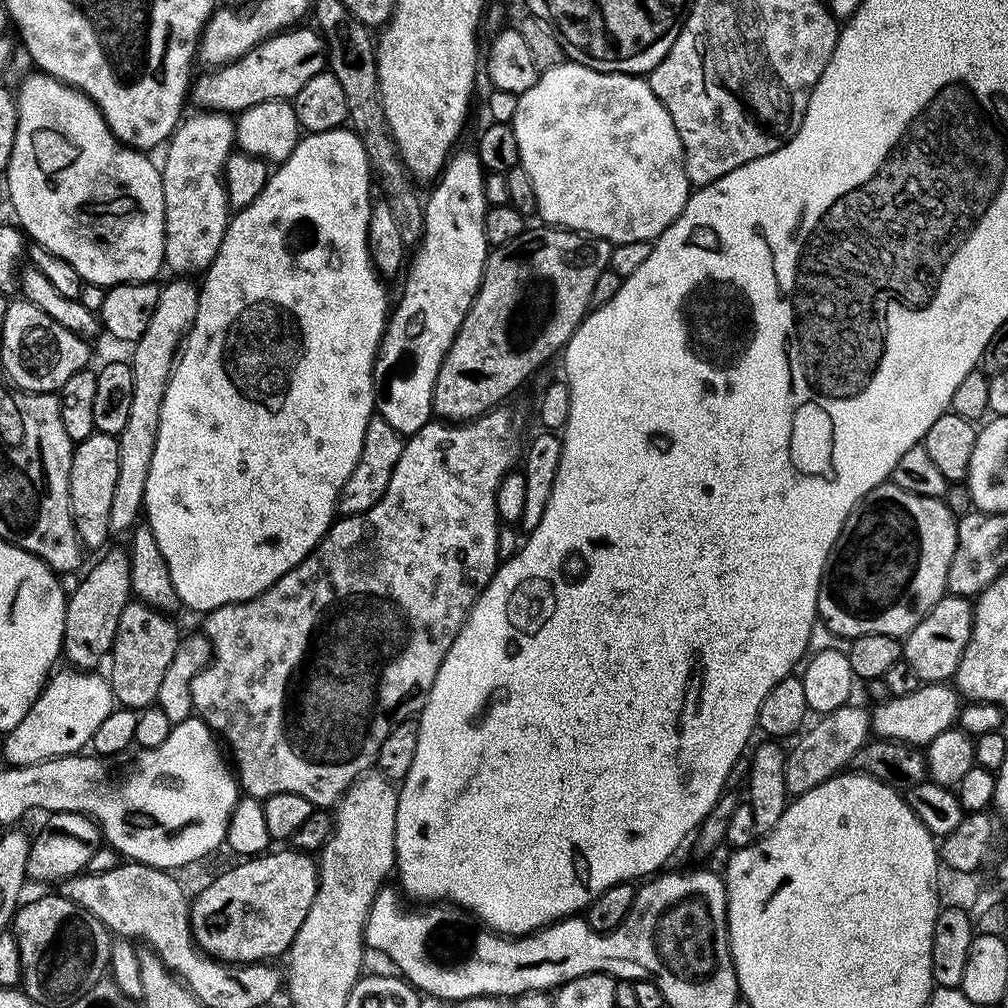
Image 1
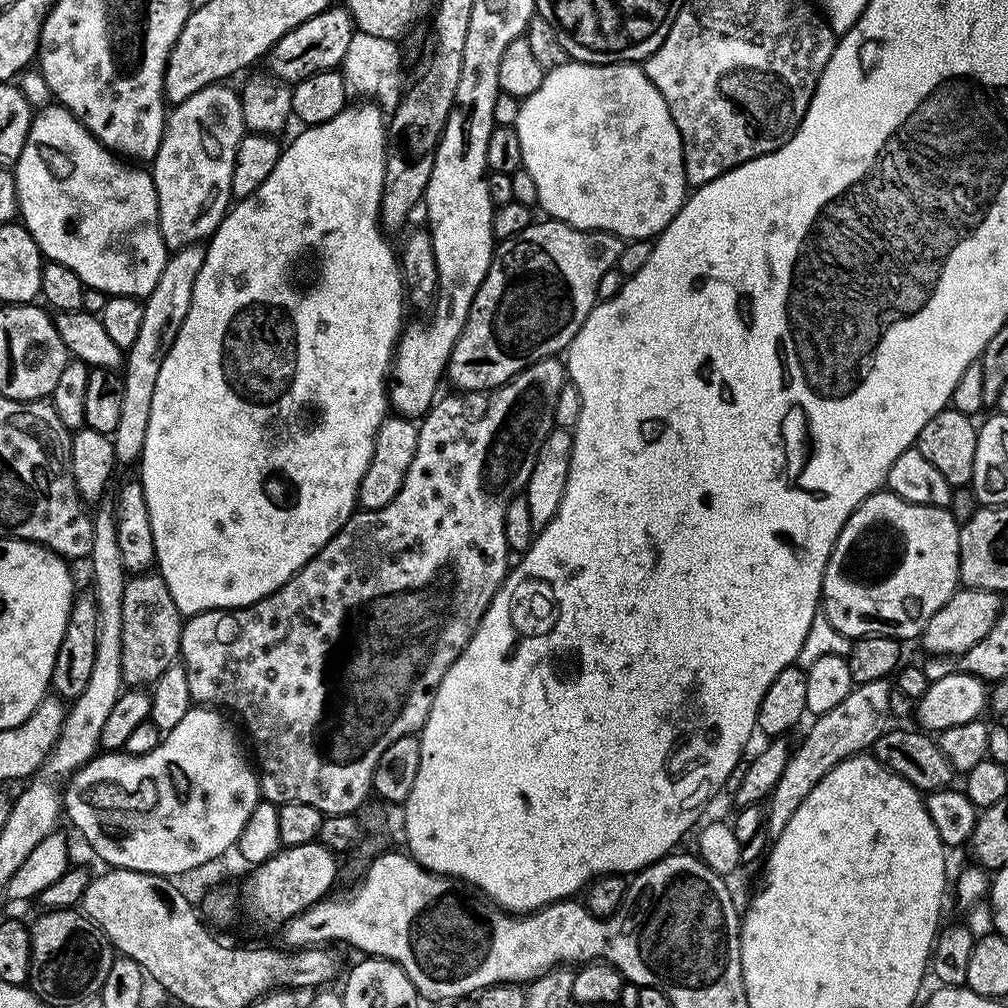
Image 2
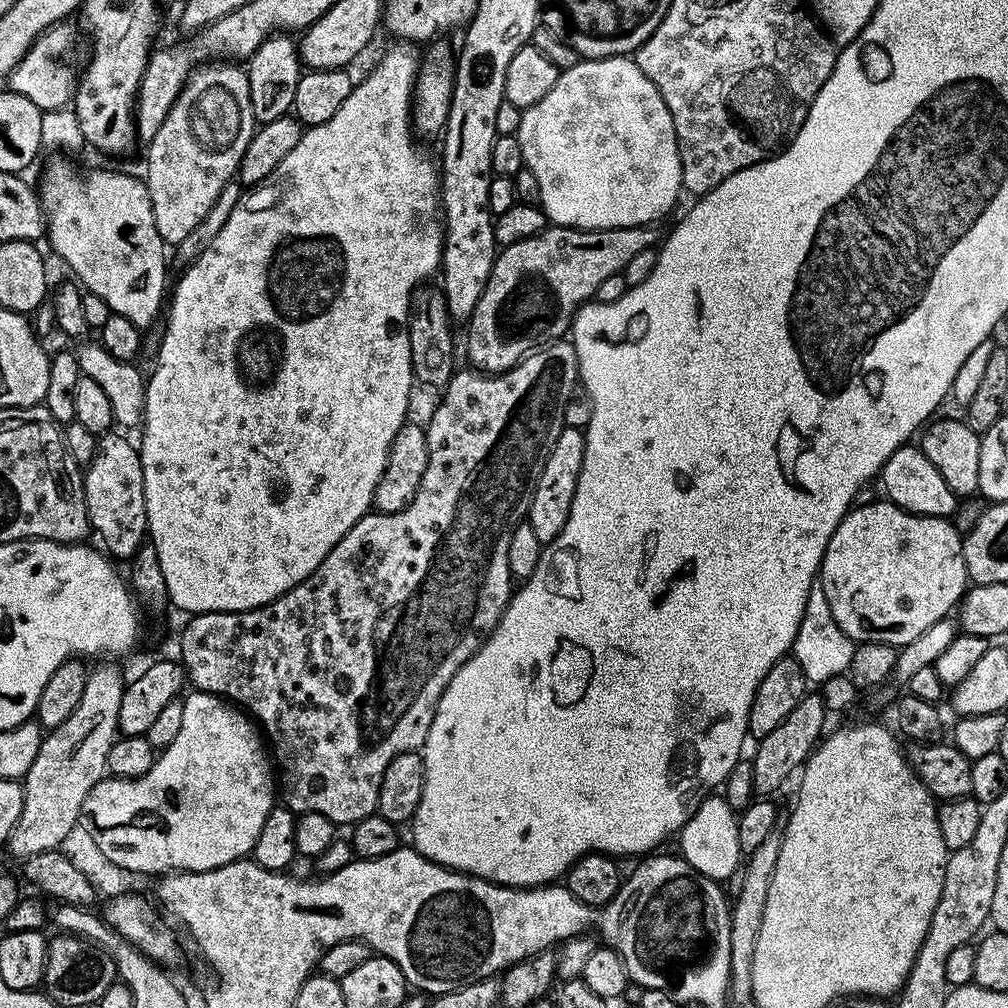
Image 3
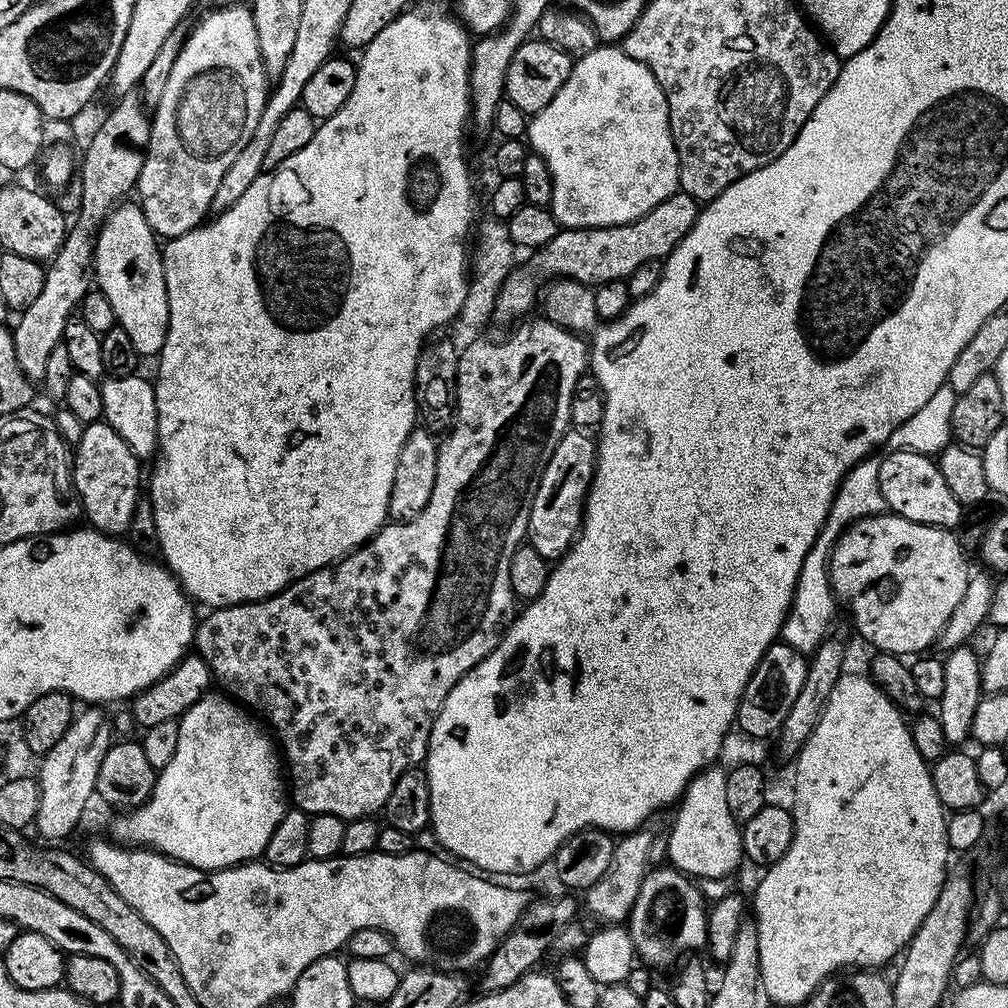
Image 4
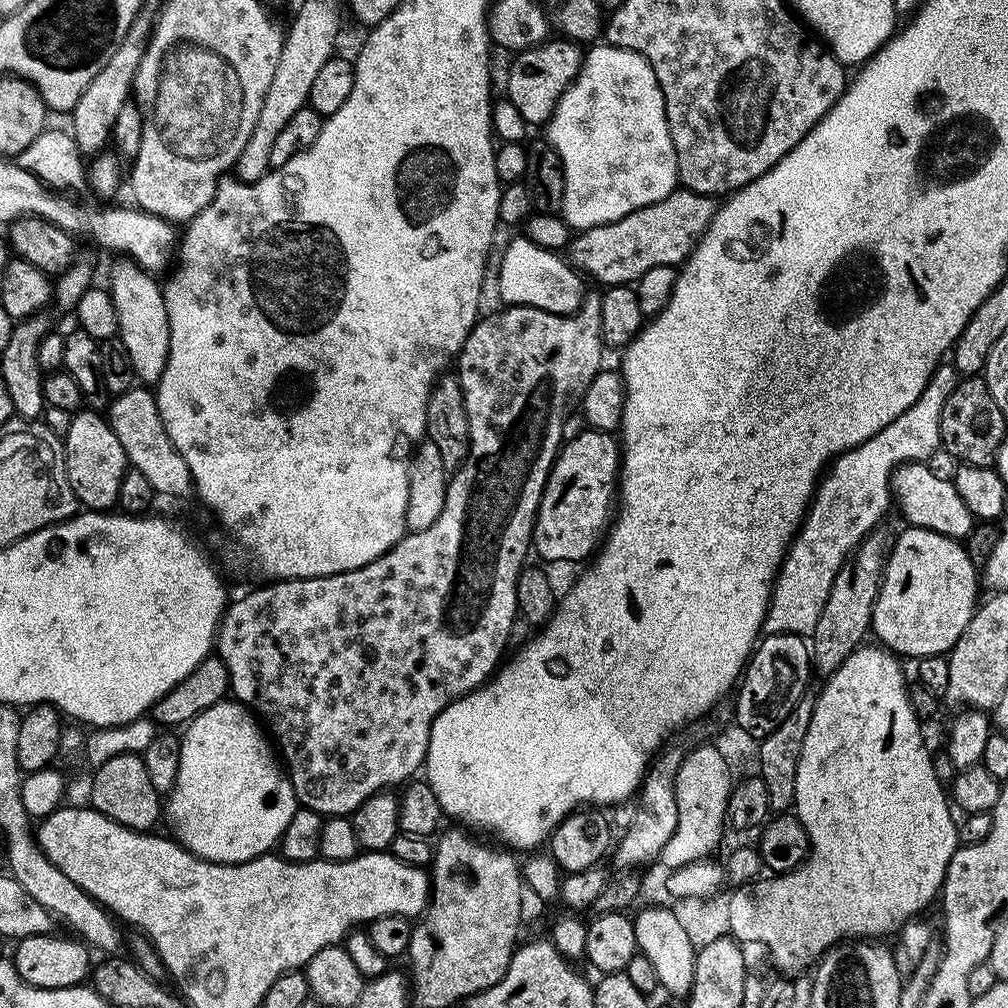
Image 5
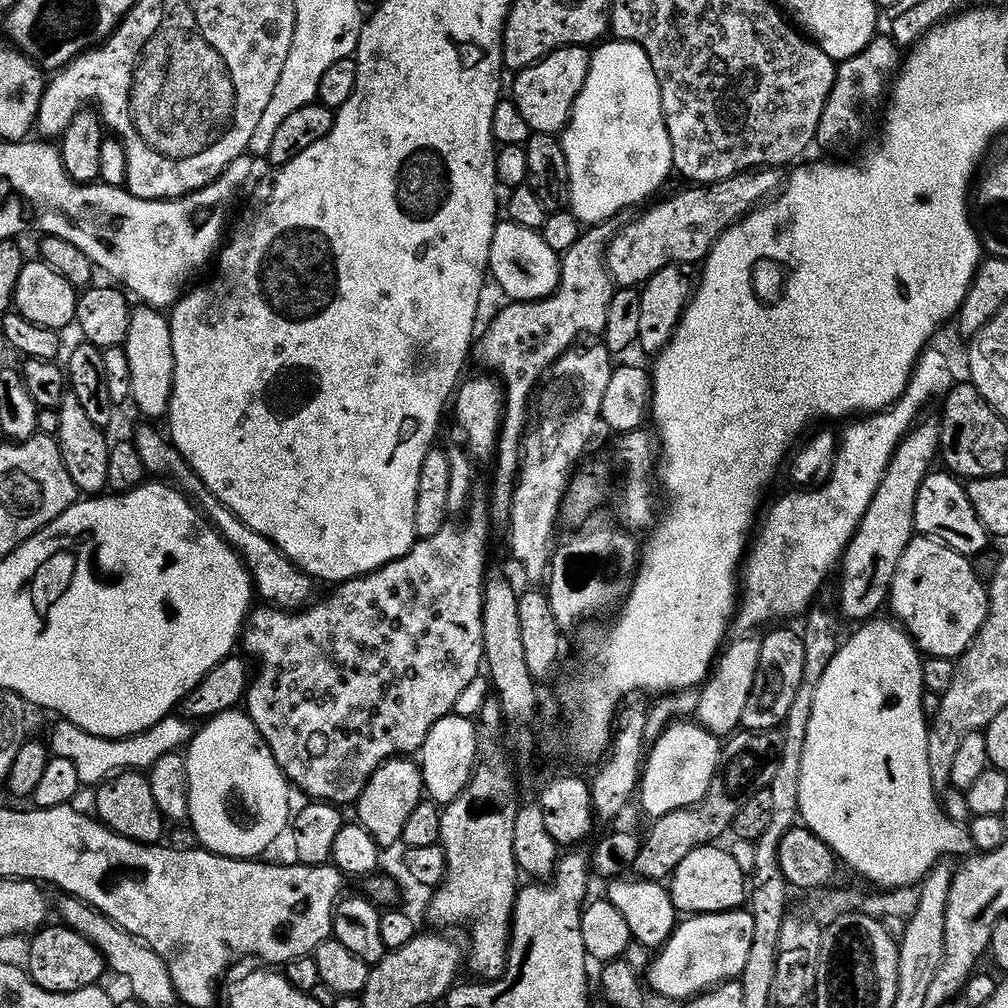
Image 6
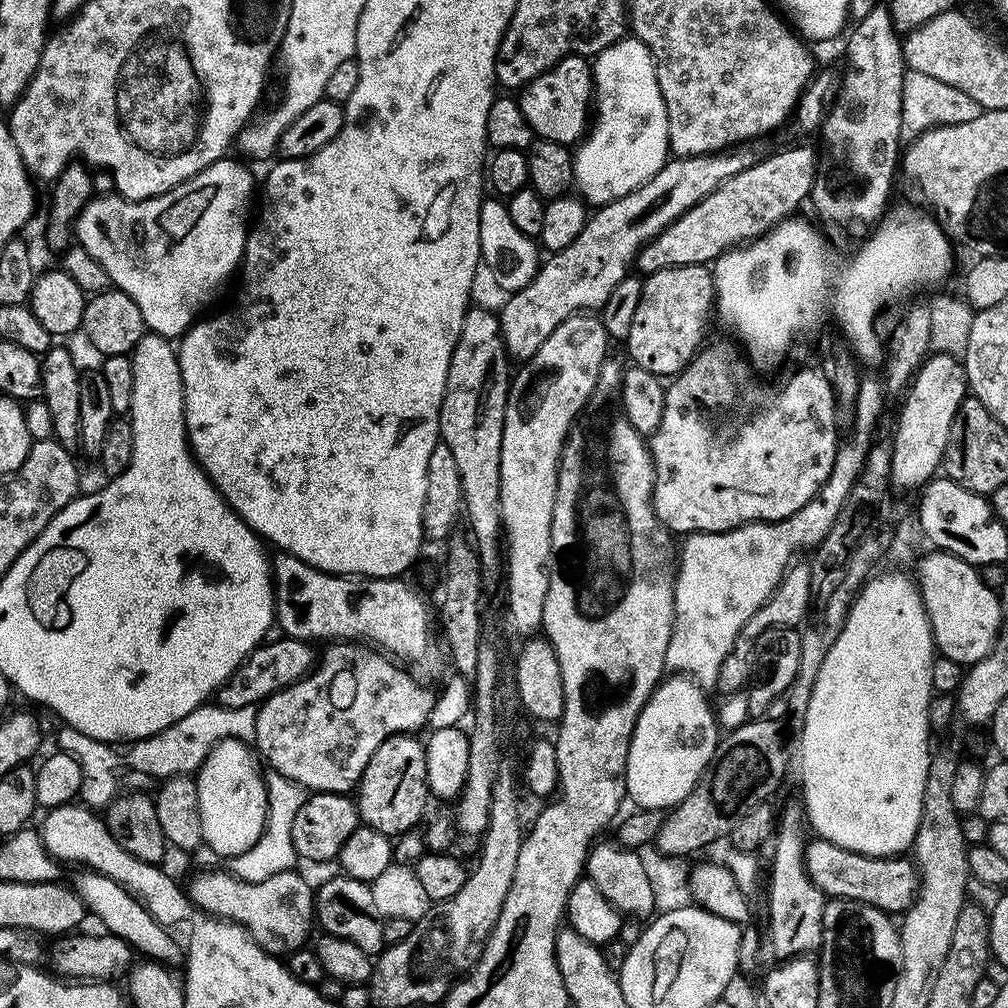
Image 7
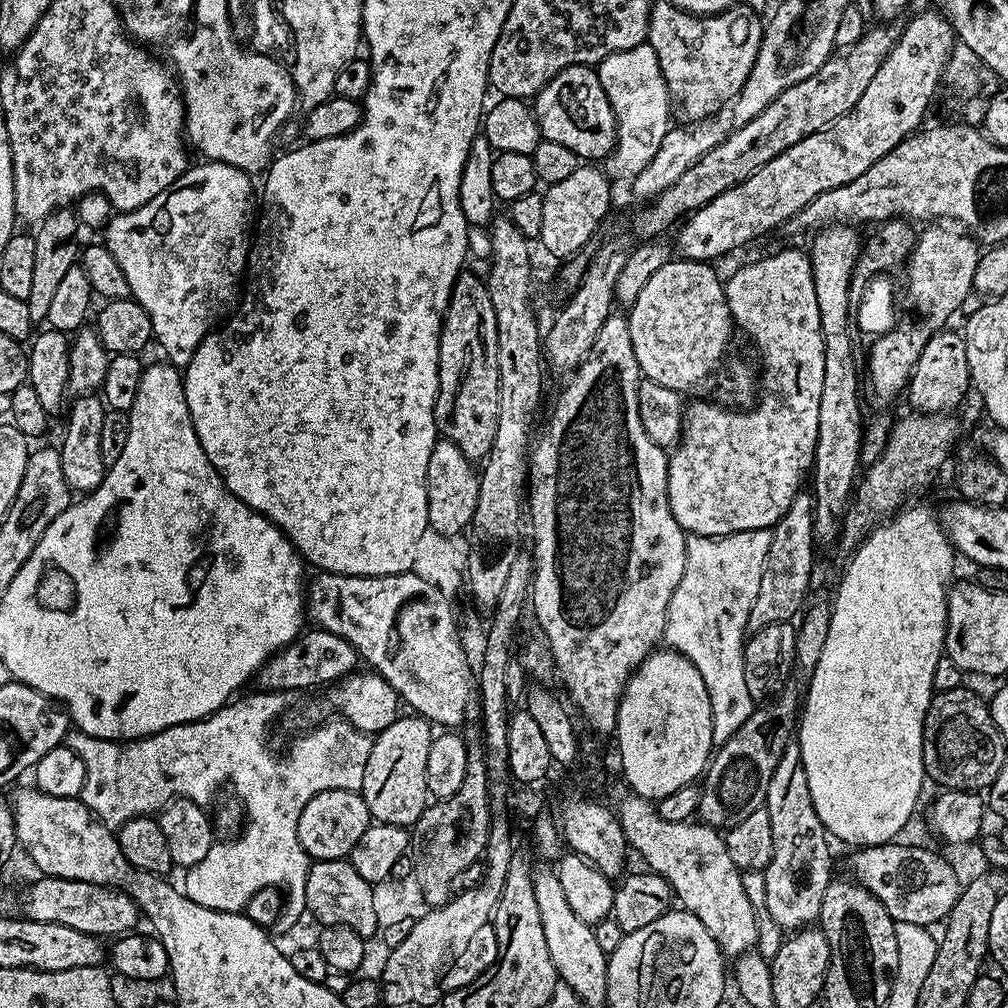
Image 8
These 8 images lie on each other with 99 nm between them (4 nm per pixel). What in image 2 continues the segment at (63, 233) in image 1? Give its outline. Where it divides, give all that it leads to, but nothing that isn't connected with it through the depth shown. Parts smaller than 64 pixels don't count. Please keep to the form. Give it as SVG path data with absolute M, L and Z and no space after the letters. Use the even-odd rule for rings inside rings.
M59 106L51 107L44 108L41 112L39 109L33 115L30 134L26 138L26 146L22 146L22 154L14 166L16 202L24 227L30 230L34 242L38 242L40 251L44 253L45 257L62 266L70 266L70 270L74 270L74 274L78 274L78 278L85 288L96 288L99 292L108 293L109 296L135 296L137 298L149 296L154 290L154 286L158 286L158 277L162 275L162 270L170 255L170 249L164 244L160 233L158 194L151 175L145 169L144 172L140 169L143 167L133 166L131 163L125 162L115 152L111 152L109 148L99 144L94 138L94 134L90 134L90 130L86 130L86 126L82 126L82 122L76 118L73 112Z

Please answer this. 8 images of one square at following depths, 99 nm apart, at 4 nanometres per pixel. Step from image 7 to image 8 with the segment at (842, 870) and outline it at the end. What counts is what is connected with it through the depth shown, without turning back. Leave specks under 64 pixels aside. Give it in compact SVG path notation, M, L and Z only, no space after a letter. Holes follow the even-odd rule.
M865 844L857 847L848 860L848 868L856 883L862 885L890 914L896 922L916 923L925 926L939 925L948 919L958 894L962 880L956 877L952 864L943 860L928 848L916 844Z

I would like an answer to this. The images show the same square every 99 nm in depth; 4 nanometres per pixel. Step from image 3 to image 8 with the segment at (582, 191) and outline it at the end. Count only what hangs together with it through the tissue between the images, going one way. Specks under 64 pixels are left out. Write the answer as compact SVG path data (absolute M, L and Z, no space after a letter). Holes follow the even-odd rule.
M645 42L630 50L610 54L598 66L598 71L602 90L606 90L606 98L616 119L616 147L606 157L607 171L613 177L633 178L645 170L646 164L654 158L670 127L670 101L662 70L658 66L658 54L654 54Z

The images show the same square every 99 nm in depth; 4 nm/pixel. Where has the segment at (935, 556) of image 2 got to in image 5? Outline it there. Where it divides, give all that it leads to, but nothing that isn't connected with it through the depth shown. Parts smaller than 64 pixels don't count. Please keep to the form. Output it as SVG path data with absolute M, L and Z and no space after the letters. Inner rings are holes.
M905 527L900 537L892 540L892 550L884 563L884 578L880 581L880 593L872 611L871 635L877 636L879 643L887 651L901 657L942 656L952 651L954 642L966 630L966 622L978 607L978 568L972 565L968 552L961 541L938 534L925 528Z

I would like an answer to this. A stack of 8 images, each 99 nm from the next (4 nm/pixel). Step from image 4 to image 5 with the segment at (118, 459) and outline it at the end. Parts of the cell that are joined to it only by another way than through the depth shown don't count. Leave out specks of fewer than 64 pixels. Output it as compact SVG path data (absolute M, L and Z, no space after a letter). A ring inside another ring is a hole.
M96 410L75 413L70 430L62 437L62 447L68 485L74 490L77 501L93 512L115 509L118 504L118 486L122 486L122 478L130 465L126 450L122 450L122 442L118 442L118 434L114 434L107 419Z

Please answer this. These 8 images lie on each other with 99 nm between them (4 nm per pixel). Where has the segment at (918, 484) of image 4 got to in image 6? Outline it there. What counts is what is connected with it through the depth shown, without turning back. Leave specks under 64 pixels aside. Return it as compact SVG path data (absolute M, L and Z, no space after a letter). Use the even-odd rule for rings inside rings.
M933 470L922 478L918 498L914 498L914 529L919 535L933 536L969 558L975 557L975 552L982 551L990 543L988 532L974 514L974 506L970 506L964 484L947 470Z

